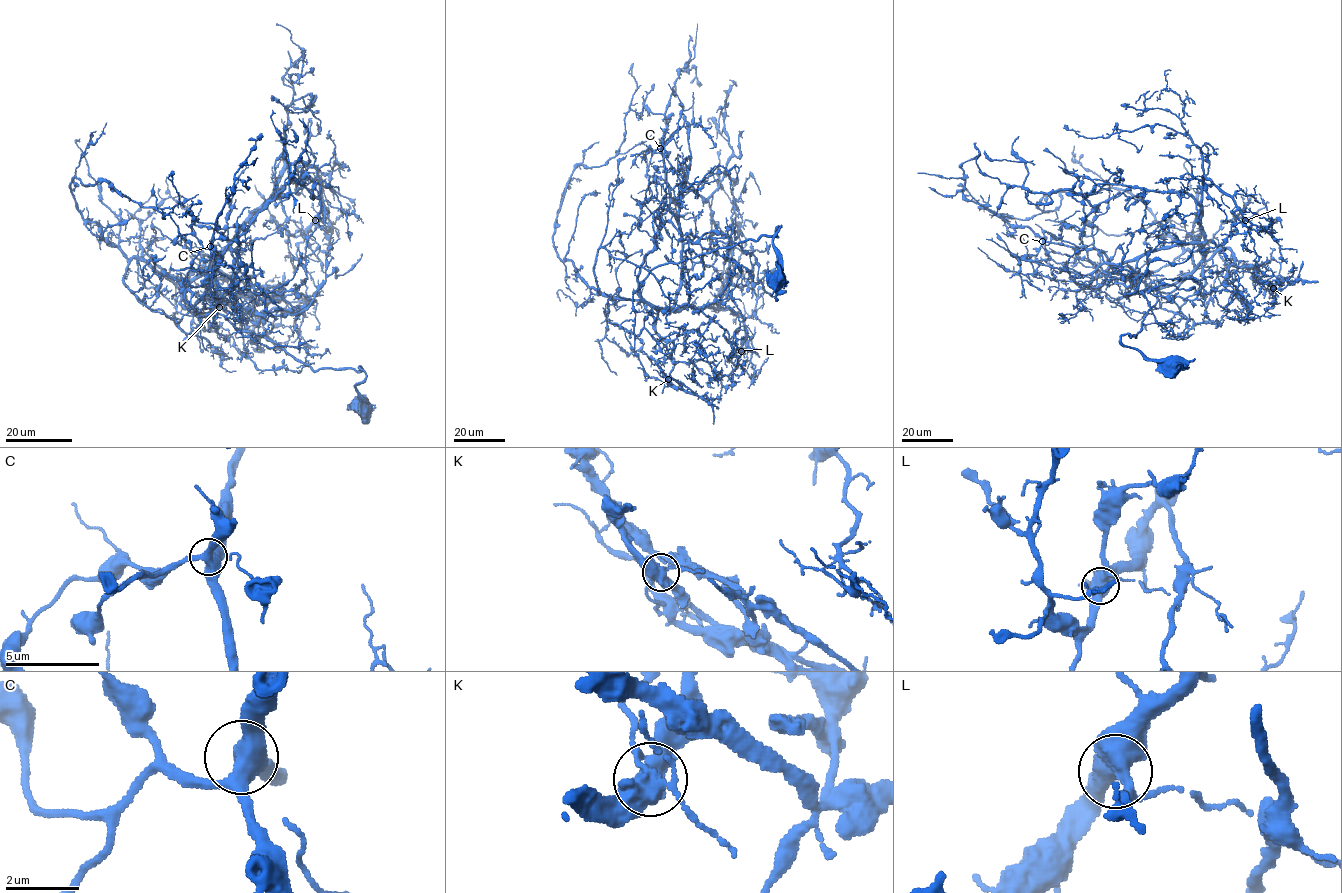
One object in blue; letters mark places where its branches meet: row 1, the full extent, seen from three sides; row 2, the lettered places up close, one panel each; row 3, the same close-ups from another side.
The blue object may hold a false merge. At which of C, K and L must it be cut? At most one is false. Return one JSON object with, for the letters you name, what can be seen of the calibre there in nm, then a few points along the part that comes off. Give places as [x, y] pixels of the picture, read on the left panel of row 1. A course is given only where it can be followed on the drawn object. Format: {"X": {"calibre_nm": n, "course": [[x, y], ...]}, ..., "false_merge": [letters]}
{"K": {"calibre_nm": 500, "course": [[219, 307], [226, 294], [251, 296], [254, 300], [247, 308], [234, 309], [218, 300], [202, 297], [195, 290]]}, "false_merge": ["K"]}

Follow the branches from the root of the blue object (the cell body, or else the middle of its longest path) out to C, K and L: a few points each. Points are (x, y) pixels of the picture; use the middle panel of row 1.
C: (777, 276), (773, 239), (781, 226), (777, 236), (658, 265), (640, 295), (639, 269), (669, 204), (660, 148)
K: (777, 276), (781, 226), (777, 236), (655, 267), (640, 294), (656, 311), (656, 331), (673, 344), (667, 379)
L: (777, 276), (781, 226), (777, 236), (658, 265), (642, 284), (640, 295), (660, 309), (735, 311), (741, 351)

